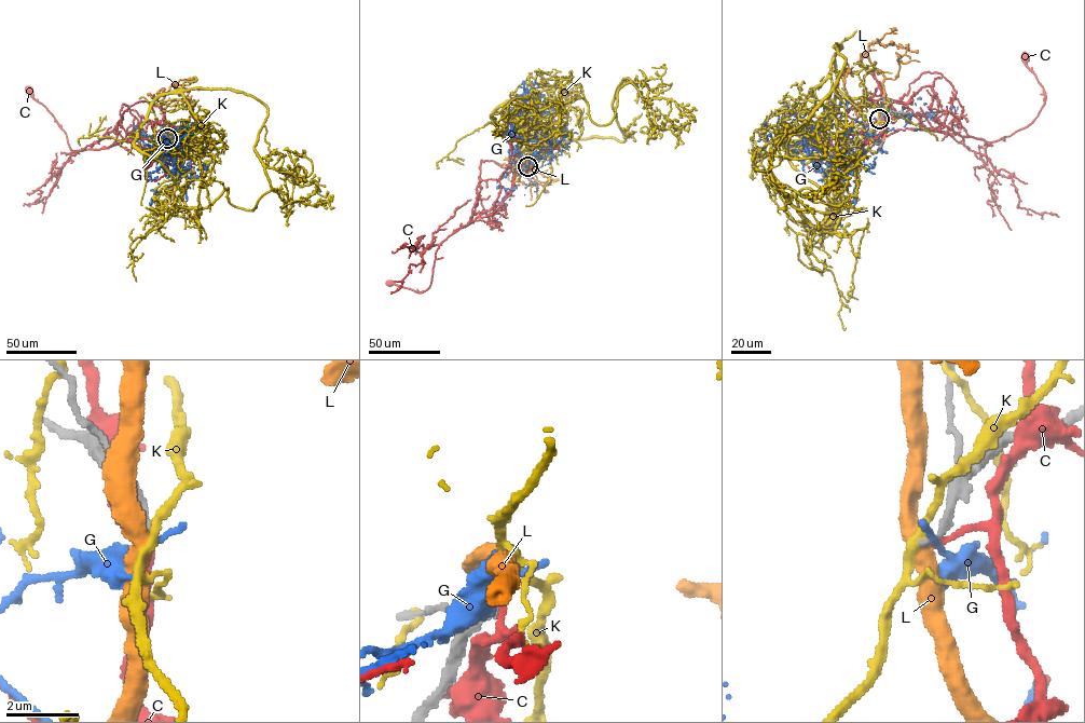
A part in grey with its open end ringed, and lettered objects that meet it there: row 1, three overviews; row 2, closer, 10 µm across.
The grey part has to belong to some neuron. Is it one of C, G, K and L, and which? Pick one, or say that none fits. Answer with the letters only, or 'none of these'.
none of these

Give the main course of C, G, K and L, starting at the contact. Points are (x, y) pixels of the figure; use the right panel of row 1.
C: (880, 119), (867, 72), (864, 91), (905, 103), (926, 128), (1011, 136), (1044, 101), (1026, 57)
G: (879, 119), (884, 130), (826, 160), (831, 173), (865, 164), (847, 136), (854, 123)
K: (879, 119), (852, 157), (771, 145), (780, 191), (835, 212), (794, 208), (770, 172), (807, 124)
L: (879, 119), (884, 76), (870, 62), (868, 46), (874, 42), (895, 44), (918, 52)

